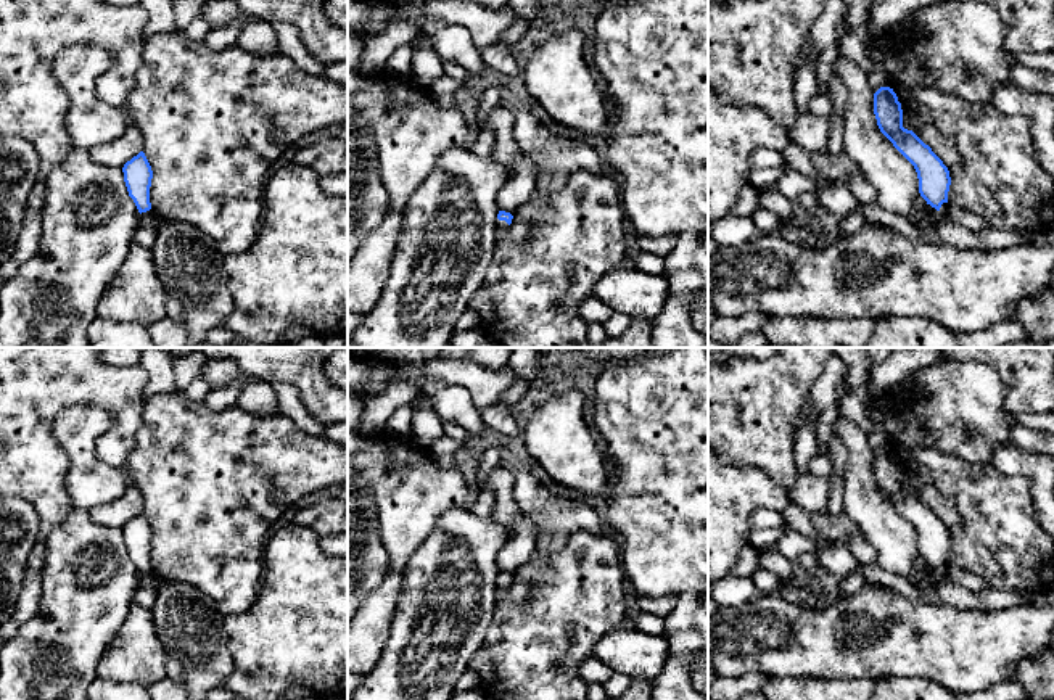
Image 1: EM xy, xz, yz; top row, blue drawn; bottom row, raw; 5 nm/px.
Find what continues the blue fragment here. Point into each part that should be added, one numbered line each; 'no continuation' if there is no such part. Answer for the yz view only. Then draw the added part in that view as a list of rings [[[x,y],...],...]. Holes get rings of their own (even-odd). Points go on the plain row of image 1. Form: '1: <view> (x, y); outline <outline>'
1: yz (964, 578); outline [[[948,563],[941,565],[940,573],[946,579],[954,581],[954,583],[957,583],[957,584],[961,584],[961,586],[964,586],[964,587],[967,587],[974,592],[983,592],[990,587],[988,583],[983,578],[980,578],[980,576],[970,573],[970,571],[954,568]]]

